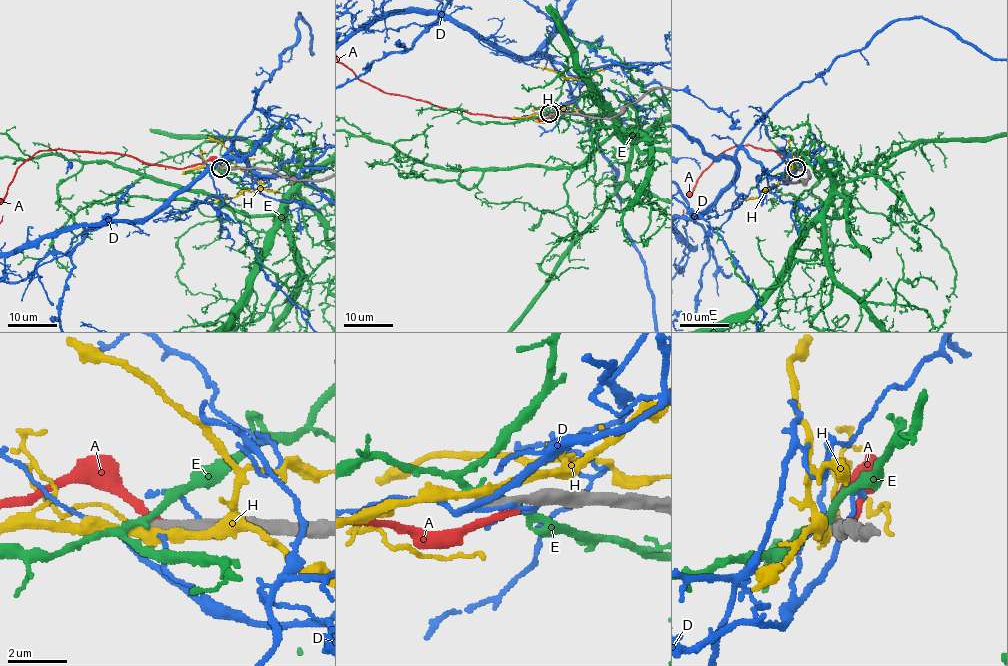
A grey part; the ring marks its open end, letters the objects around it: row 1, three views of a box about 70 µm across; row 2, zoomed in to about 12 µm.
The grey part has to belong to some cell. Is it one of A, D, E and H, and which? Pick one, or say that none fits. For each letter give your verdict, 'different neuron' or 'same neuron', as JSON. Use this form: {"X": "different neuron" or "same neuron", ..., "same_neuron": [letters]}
{"A": "different neuron", "D": "different neuron", "E": "different neuron", "H": "different neuron", "same_neuron": []}

